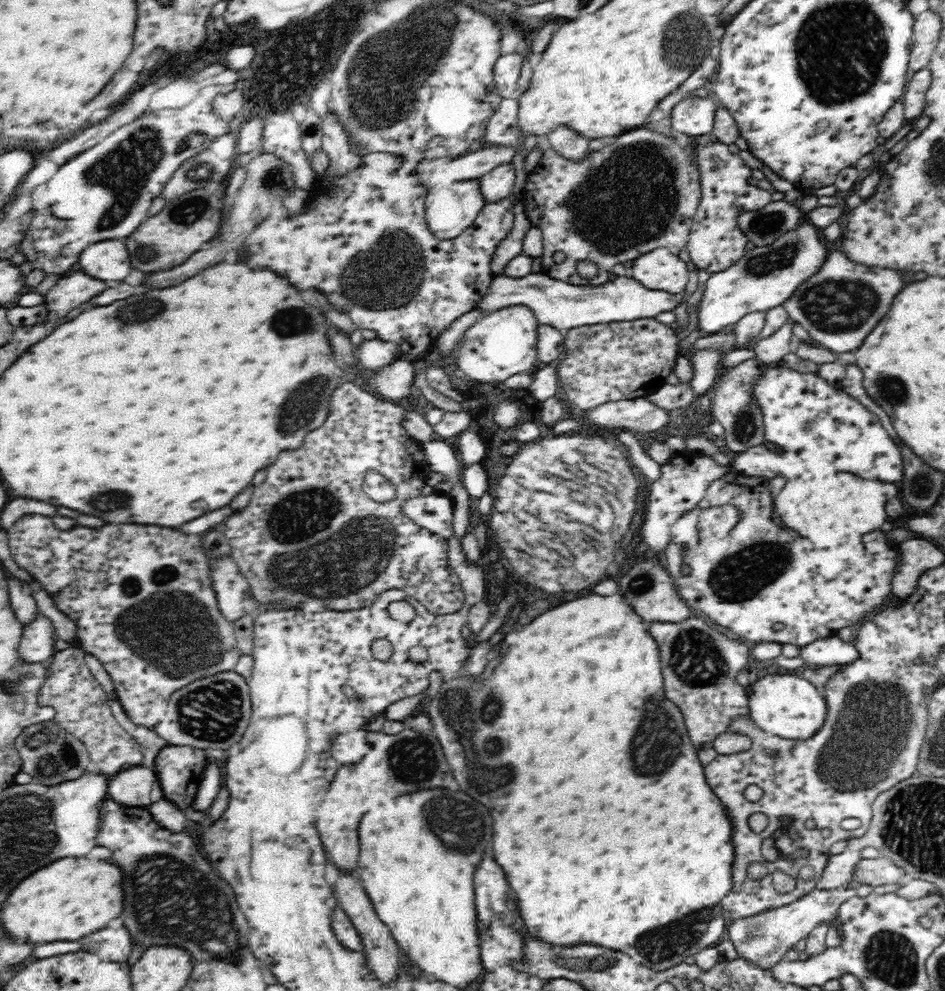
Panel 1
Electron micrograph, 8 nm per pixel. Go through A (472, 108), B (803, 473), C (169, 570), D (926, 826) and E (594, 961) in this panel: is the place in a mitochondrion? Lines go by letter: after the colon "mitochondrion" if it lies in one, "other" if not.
A: other
B: other
C: mitochondrion
D: mitochondrion
E: mitochondrion

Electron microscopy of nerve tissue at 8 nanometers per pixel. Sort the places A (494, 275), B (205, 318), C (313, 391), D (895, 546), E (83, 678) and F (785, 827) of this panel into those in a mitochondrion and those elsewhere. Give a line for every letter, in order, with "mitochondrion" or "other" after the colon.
A: other
B: other
C: mitochondrion
D: other
E: other
F: other

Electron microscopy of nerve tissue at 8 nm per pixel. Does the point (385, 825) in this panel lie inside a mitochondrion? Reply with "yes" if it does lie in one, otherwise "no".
no

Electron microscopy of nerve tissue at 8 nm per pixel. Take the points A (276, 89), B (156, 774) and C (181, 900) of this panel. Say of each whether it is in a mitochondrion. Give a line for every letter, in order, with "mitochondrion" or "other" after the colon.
A: mitochondrion
B: other
C: mitochondrion

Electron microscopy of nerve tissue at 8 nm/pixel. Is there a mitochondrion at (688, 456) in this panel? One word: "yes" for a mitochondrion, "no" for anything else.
no

